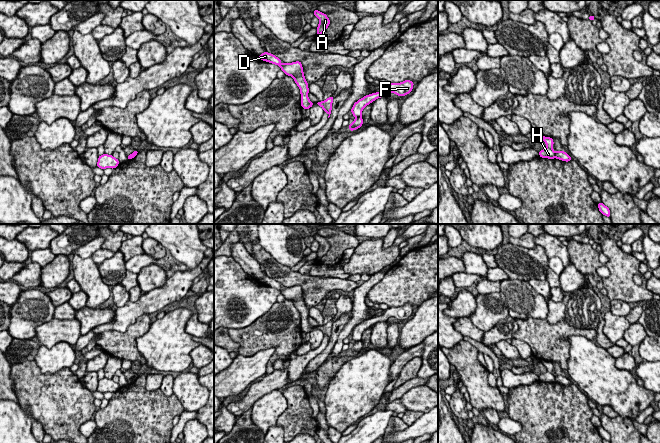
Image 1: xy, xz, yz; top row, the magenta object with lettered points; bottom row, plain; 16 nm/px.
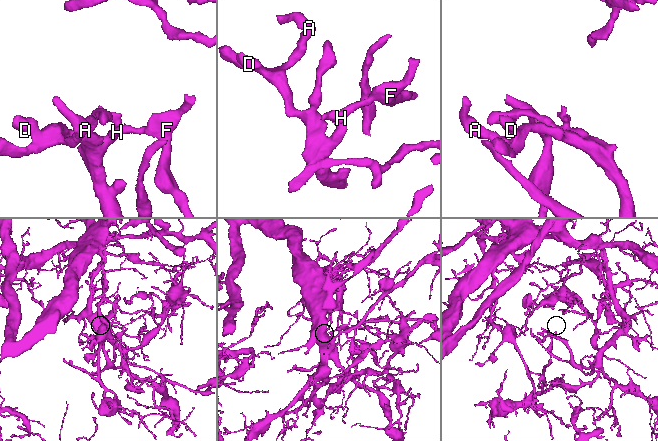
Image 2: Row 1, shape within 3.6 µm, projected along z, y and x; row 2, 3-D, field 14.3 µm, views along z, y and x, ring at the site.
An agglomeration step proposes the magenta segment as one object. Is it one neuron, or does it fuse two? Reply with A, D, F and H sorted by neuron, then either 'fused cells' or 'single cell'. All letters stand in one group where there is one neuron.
A D / F H; fused cells

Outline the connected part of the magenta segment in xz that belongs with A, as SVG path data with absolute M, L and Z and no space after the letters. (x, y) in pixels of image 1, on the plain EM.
M317 233L314 234L314 239L319 242L319 249L317 251L317 260L320 260L329 250L330 244L328 243L327 239L318 235Z

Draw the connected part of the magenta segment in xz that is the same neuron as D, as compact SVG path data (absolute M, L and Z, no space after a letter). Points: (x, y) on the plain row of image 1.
M267 275L258 280L258 282L263 285L278 289L286 299L292 300L295 307L300 312L302 332L309 333L313 330L314 326L311 326L308 322L308 307L304 301L302 287L300 285L293 287L284 287L282 289L281 284L278 281L268 277Z

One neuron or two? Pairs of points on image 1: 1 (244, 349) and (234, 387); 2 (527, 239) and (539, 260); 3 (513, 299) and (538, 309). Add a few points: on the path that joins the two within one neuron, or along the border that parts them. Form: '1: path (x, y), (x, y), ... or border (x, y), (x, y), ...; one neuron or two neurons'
1: border (260, 350), (252, 355), (239, 355); two neurons
2: path (527, 244), (527, 248), (534, 255); one neuron
3: path (519, 299), (532, 304); one neuron

